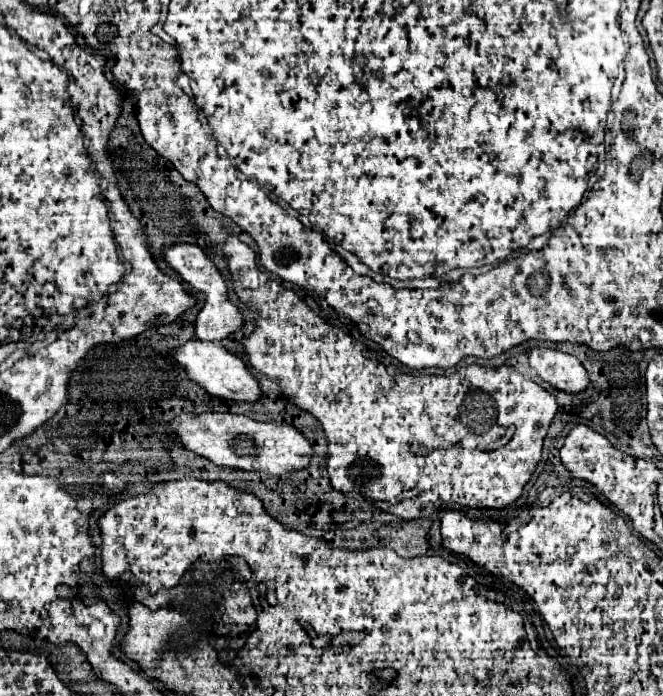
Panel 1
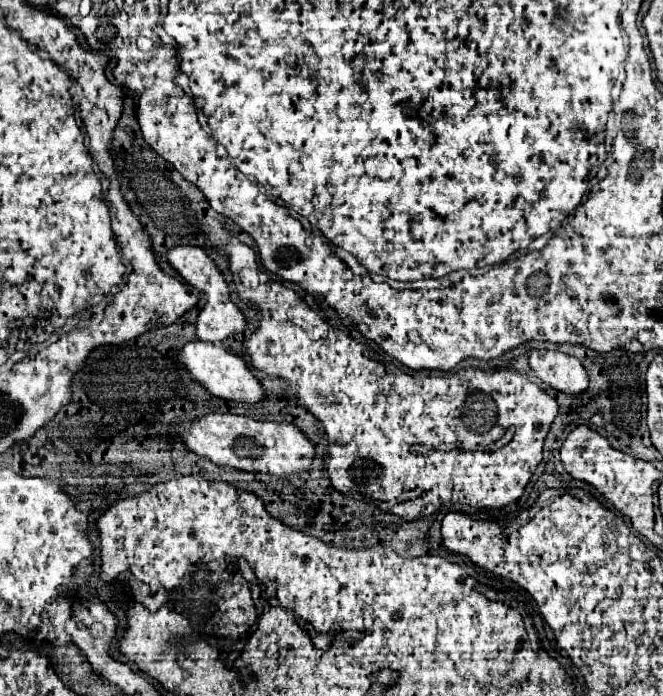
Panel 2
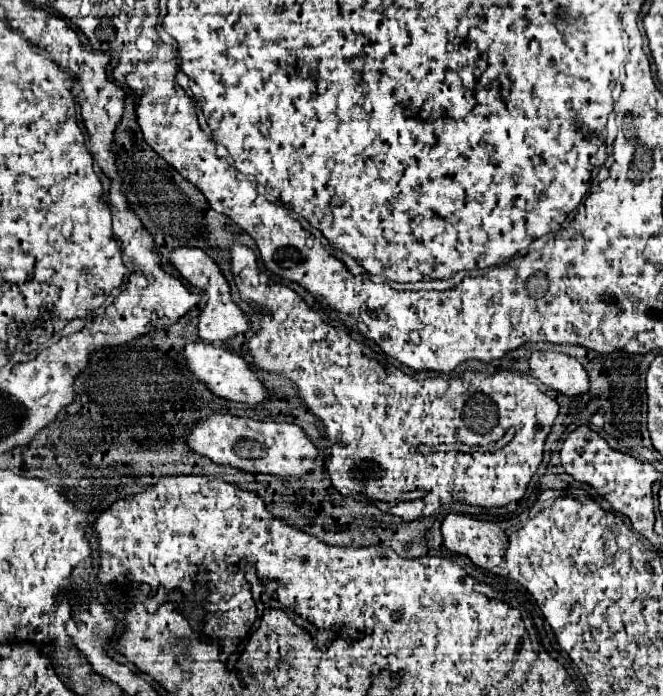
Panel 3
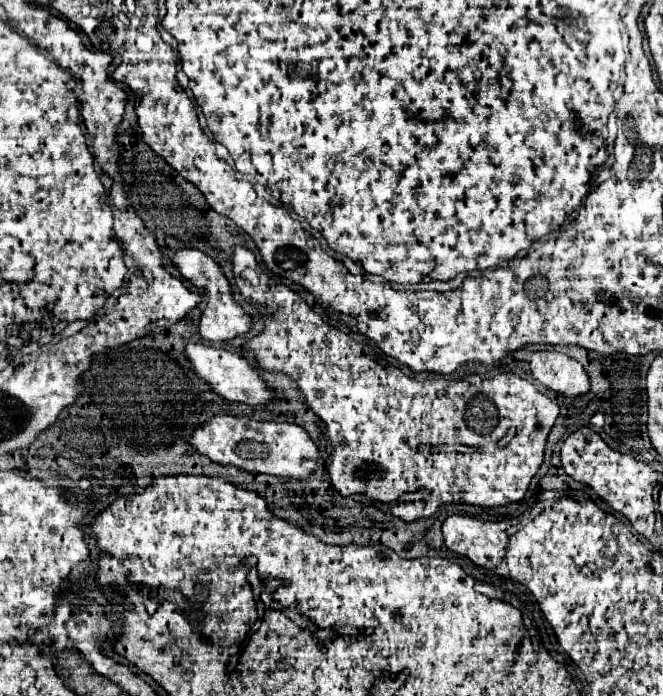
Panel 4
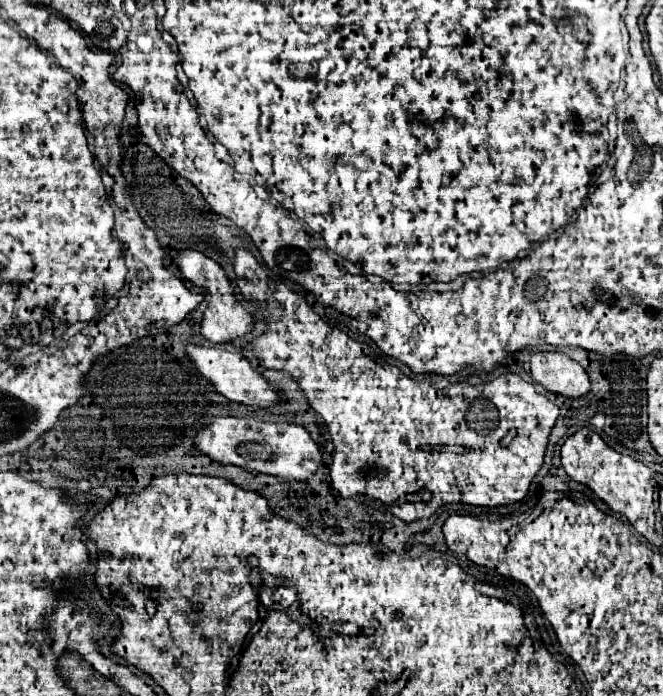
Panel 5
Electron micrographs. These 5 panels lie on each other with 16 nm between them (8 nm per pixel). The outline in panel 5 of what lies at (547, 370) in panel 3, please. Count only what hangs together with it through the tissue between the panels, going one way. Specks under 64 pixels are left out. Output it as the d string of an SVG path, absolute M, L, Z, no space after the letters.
M536 352L536 354L532 354L530 374L532 374L534 382L542 384L548 392L560 394L564 398L580 398L580 396L586 396L590 392L590 380L588 380L588 374L584 372L584 368L578 362L574 362L568 356L562 356L558 352Z

